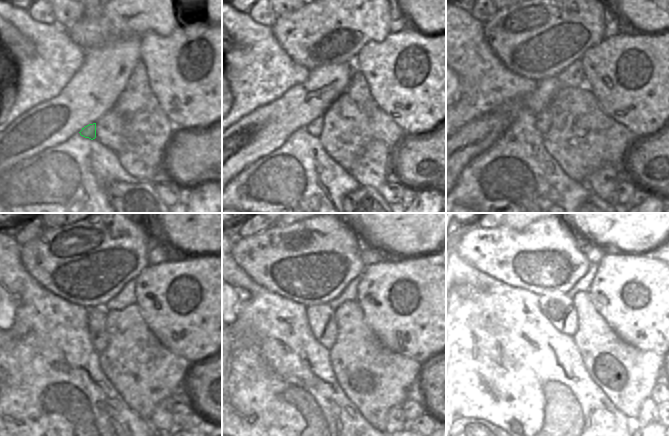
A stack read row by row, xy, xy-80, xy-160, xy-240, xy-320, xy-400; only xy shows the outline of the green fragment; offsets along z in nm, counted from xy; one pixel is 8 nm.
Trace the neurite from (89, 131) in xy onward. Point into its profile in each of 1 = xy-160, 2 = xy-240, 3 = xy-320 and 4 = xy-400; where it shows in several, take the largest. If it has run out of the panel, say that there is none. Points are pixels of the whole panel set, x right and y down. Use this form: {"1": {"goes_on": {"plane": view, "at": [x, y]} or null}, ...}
{"1": {"goes_on": {"plane": "xy-160", "at": [544, 118]}}, "2": {"goes_on": {"plane": "xy-240", "at": [99, 338]}}, "3": {"goes_on": {"plane": "xy-320", "at": [321, 319]}}, "4": {"goes_on": {"plane": "xy-400", "at": [568, 355]}}}

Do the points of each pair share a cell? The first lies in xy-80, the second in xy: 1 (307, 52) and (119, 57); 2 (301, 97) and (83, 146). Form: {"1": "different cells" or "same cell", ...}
{"1": "different cells", "2": "different cells"}

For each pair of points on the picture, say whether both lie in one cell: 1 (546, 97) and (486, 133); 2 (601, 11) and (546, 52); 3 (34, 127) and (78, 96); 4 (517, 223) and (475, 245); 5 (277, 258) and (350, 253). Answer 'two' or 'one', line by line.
1: one
2: one
3: one
4: two
5: one

